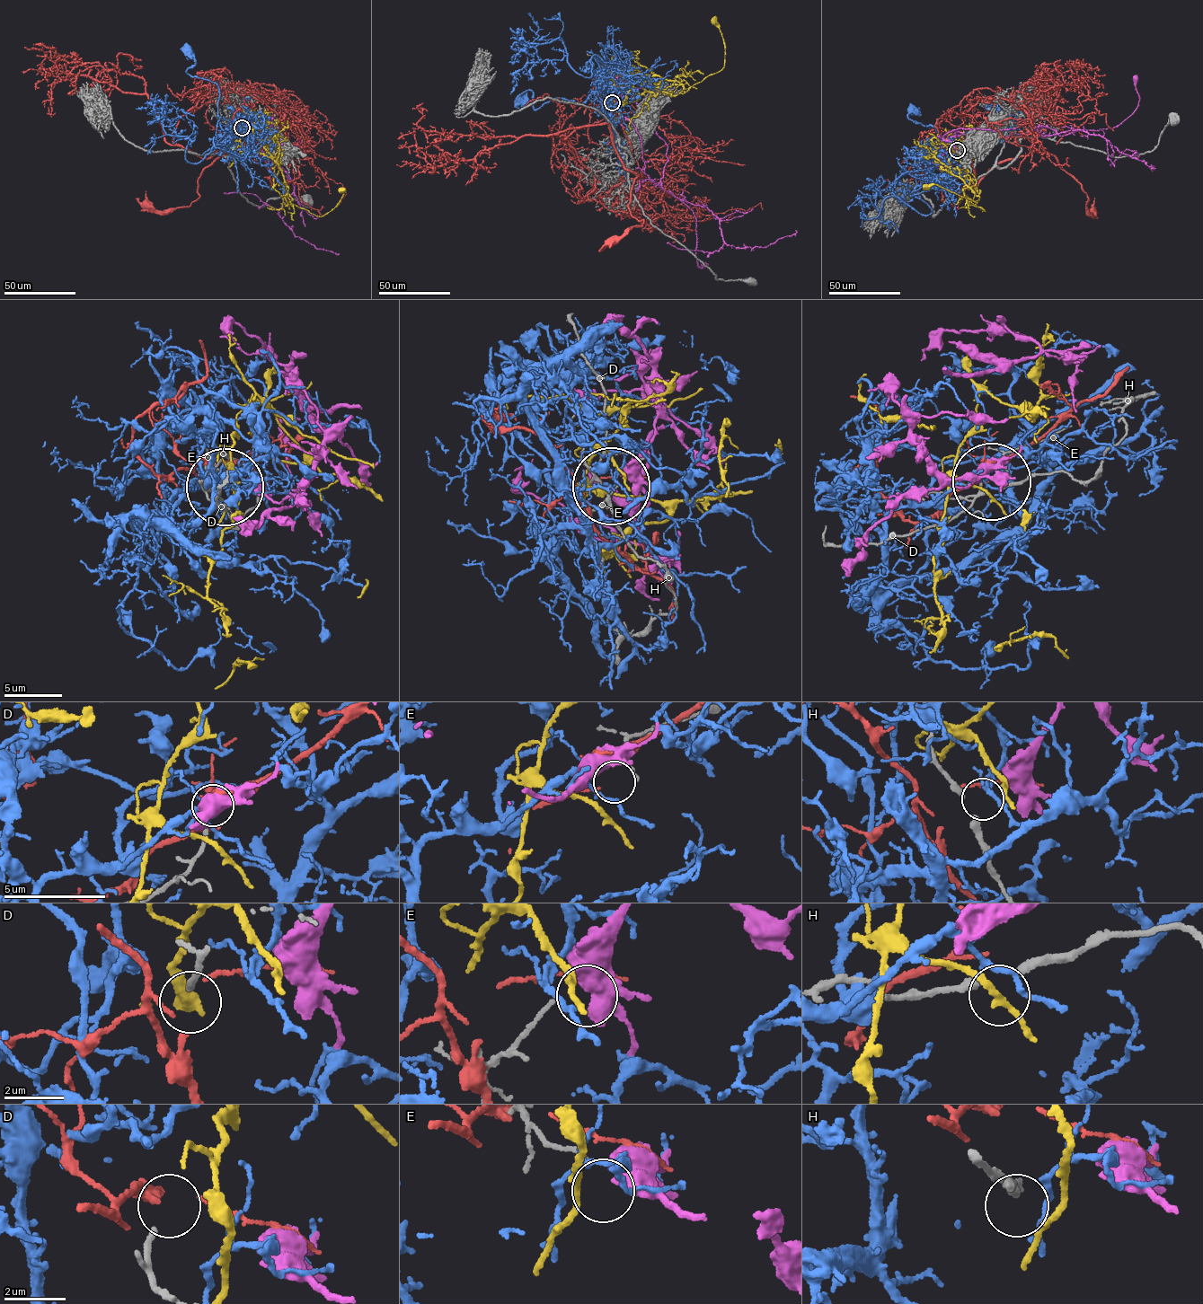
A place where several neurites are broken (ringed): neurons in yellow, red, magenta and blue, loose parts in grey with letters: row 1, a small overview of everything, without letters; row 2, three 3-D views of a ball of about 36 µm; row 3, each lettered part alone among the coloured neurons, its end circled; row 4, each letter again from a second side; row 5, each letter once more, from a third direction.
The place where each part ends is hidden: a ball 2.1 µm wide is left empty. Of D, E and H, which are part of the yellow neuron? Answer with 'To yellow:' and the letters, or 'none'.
To yellow: none

